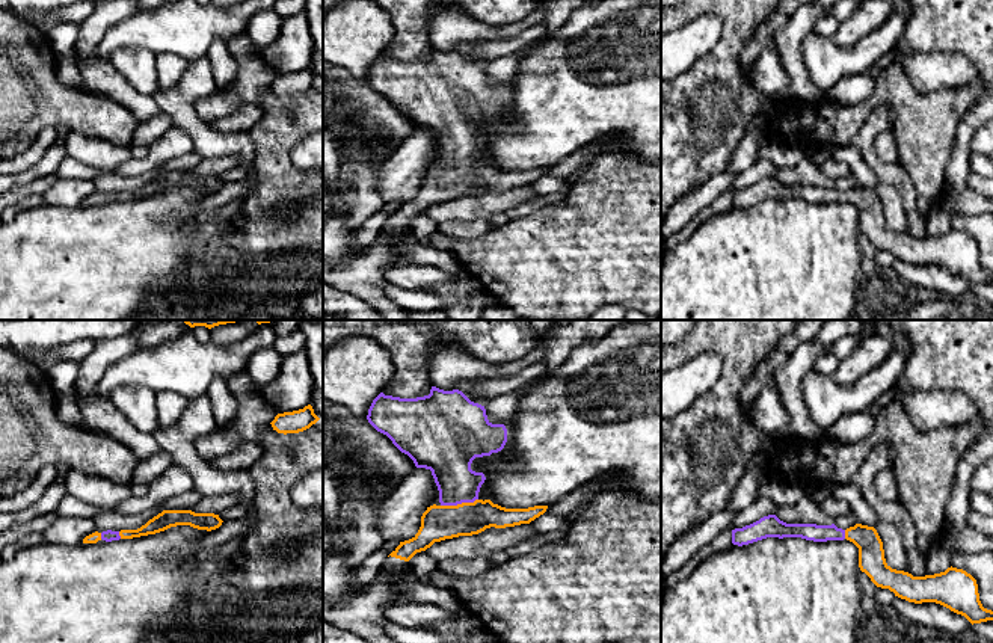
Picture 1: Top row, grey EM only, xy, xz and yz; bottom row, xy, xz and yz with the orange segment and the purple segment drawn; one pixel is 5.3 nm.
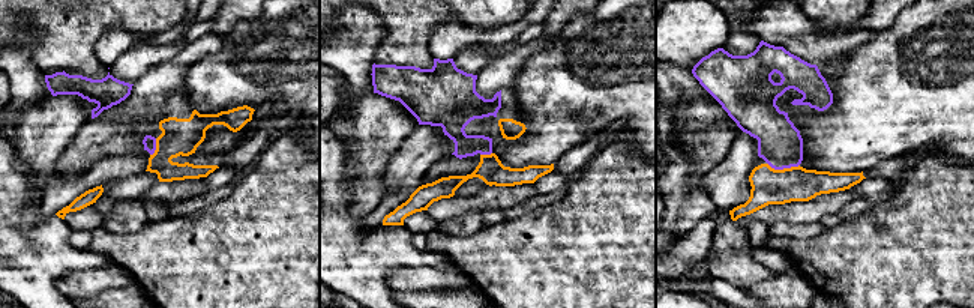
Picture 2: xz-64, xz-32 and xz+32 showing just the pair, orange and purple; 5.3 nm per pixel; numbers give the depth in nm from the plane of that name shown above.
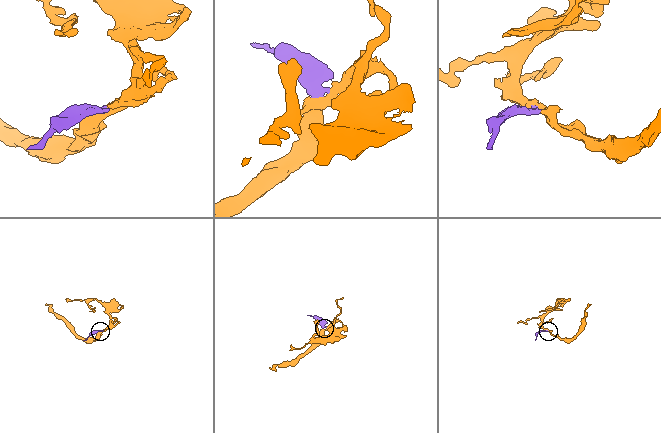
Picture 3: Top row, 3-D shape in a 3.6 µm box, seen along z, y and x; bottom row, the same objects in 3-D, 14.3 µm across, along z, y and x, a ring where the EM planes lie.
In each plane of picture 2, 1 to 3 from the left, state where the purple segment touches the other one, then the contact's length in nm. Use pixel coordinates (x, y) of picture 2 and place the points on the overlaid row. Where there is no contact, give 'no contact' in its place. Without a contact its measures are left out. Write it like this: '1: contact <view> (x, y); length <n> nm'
1: contact xz-64 (156, 147); length 100 nm
2: contact xz-32 (485, 155); length 70 nm
3: contact xz+32 (784, 169); length 180 nm

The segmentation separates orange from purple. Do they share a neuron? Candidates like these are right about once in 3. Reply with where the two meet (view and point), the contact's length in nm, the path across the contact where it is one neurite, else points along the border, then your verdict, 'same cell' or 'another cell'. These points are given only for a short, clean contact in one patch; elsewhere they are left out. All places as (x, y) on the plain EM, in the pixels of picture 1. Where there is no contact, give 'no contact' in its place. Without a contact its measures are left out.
contact xz (459, 166); length 200 nm; way xz (438, 184), (459, 166), (459, 148), (448, 121); same cell

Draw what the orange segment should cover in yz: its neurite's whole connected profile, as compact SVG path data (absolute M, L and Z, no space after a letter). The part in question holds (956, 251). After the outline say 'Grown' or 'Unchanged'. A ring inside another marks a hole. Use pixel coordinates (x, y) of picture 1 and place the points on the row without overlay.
M768 177L742 190L732 192L732 205L742 208L767 199L801 199L813 204L850 202L859 210L859 229L881 251L908 264L936 264L964 278L972 287L993 282L993 273L982 269L976 242L963 231L913 238L892 231L884 220L883 204L874 189L856 186L847 192L816 186L786 186Z. Grown

